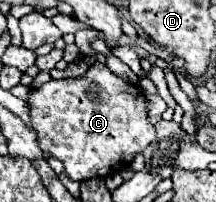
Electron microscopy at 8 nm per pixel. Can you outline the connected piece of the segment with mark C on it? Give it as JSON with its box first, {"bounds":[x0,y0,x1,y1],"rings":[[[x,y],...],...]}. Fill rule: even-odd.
{"bounds":[29,62,155,180],"rings":[[[93,62],[89,70],[79,78],[65,80],[49,80],[41,88],[29,92],[29,114],[31,124],[37,130],[39,146],[59,158],[65,164],[65,174],[71,180],[89,180],[89,178],[105,178],[113,172],[121,172],[129,168],[133,158],[145,150],[149,142],[155,140],[155,126],[149,122],[145,96],[139,86],[133,86],[121,78],[117,78],[105,64]]]}

